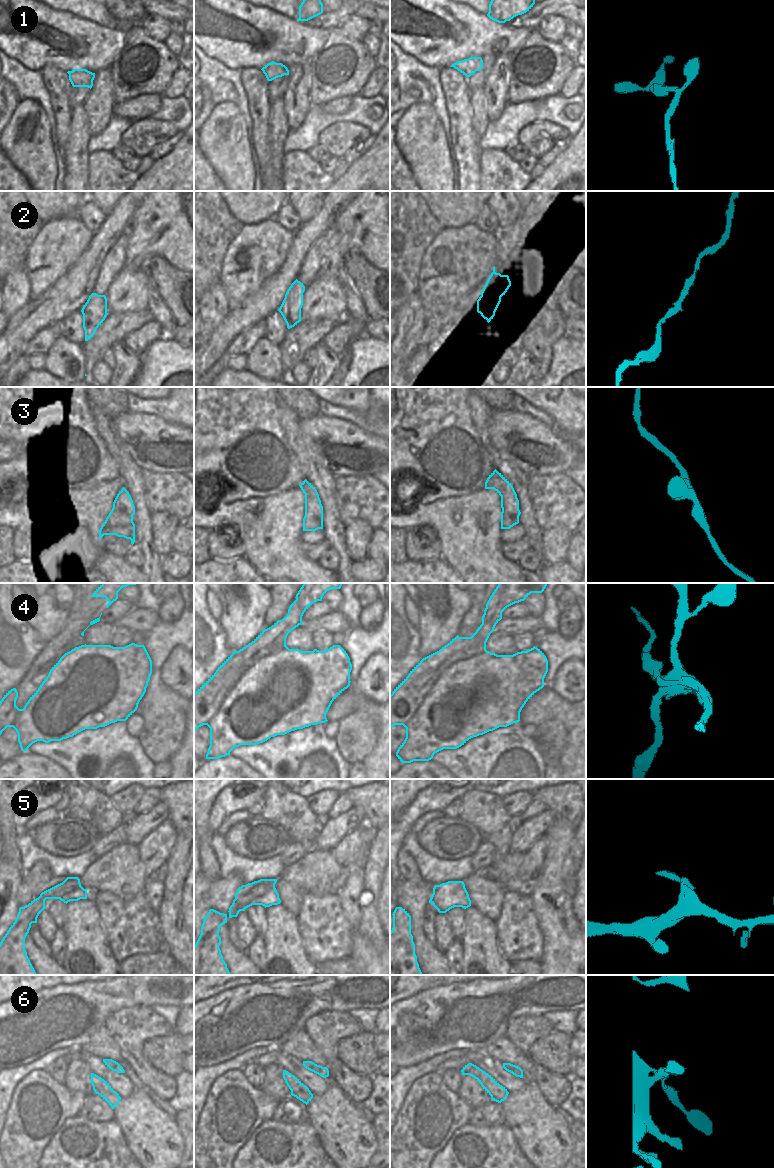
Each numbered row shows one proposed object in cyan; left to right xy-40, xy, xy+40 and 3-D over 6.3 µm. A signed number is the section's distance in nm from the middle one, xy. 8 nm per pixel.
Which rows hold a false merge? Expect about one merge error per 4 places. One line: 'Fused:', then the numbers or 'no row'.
Fused: 5

